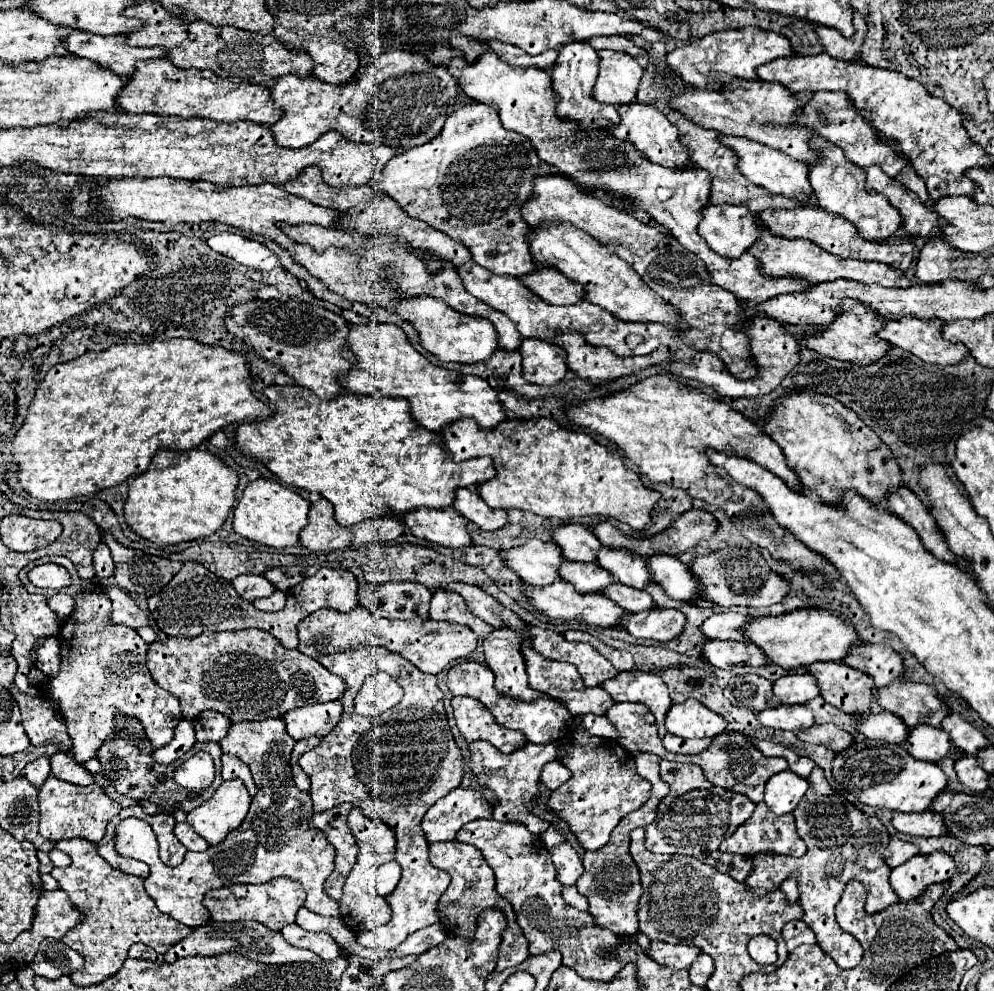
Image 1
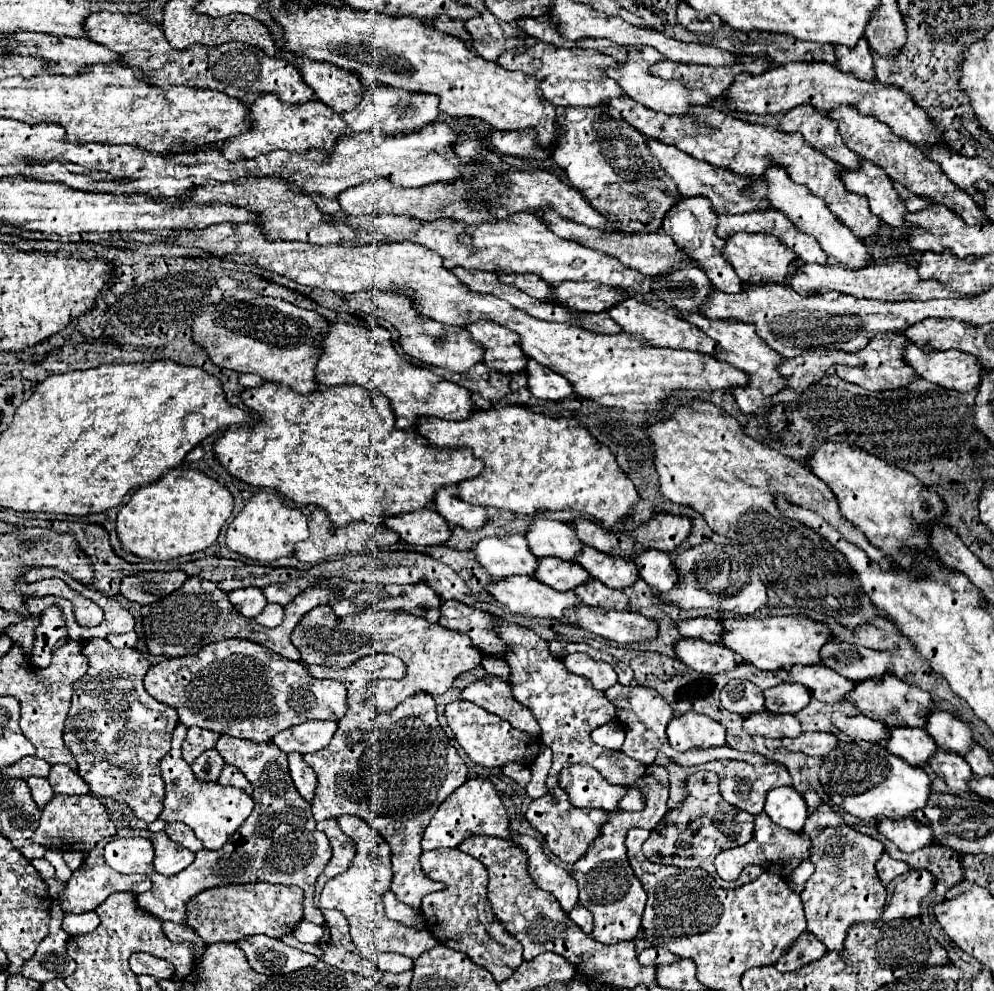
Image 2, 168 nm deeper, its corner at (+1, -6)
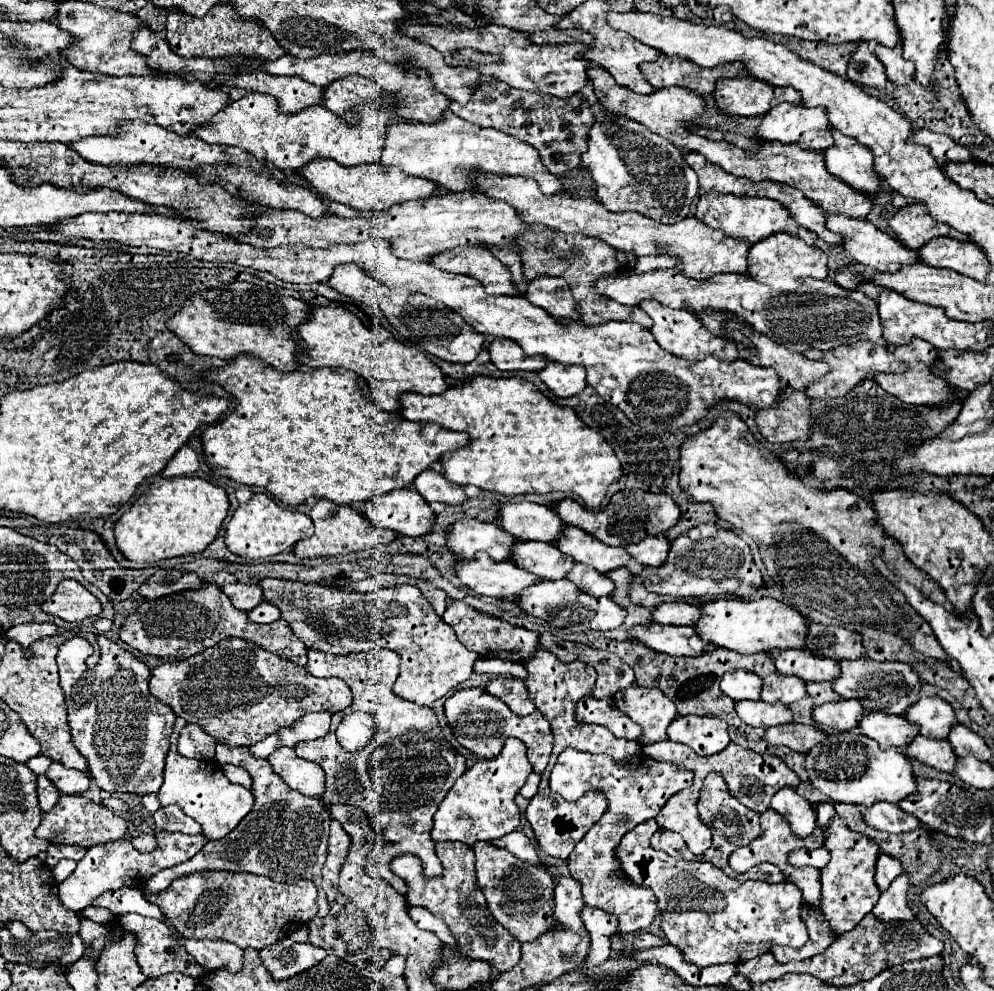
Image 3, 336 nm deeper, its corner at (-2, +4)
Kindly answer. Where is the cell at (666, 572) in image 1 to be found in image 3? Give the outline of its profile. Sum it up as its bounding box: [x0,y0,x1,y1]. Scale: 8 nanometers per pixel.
[628,535,670,567]

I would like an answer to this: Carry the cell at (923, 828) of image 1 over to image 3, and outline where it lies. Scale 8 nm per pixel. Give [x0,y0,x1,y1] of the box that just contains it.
[862,803,920,833]

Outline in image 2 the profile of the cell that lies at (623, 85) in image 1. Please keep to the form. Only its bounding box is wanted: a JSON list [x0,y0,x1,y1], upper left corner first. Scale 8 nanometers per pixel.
[497,41,623,107]

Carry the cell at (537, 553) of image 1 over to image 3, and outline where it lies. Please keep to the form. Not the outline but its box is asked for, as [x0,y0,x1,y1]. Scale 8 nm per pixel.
[446,519,516,561]

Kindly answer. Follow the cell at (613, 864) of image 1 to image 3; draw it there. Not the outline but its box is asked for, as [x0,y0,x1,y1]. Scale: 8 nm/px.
[550,747,694,933]

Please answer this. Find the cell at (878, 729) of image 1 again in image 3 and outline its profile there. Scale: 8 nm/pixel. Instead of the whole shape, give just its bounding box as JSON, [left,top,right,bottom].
[812,699,864,731]

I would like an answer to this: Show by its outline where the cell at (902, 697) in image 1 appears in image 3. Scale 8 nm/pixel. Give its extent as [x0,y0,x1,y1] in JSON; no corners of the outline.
[832,659,920,715]

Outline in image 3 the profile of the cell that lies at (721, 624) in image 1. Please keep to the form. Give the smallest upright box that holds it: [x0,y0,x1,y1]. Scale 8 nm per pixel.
[652,603,700,625]

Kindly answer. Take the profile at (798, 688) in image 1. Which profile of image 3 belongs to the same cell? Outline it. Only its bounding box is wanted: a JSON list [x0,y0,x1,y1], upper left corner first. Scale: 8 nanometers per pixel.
[760,673,806,705]

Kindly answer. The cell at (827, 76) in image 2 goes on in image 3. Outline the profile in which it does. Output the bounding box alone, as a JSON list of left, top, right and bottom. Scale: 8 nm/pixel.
[714,75,800,117]

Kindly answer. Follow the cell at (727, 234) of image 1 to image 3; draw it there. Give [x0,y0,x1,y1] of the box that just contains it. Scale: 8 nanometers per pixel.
[750,233,828,293]

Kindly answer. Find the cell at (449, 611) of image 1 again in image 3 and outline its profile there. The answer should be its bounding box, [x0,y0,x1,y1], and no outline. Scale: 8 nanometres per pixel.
[442,601,538,663]

